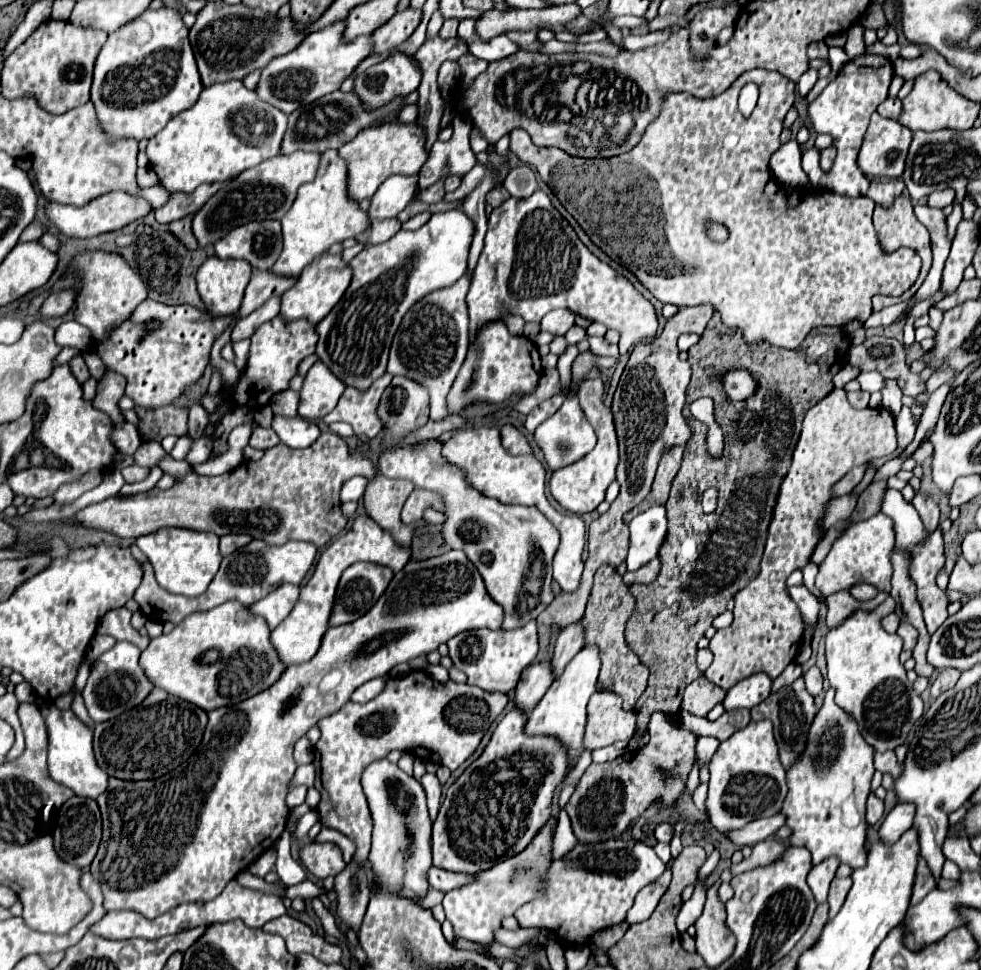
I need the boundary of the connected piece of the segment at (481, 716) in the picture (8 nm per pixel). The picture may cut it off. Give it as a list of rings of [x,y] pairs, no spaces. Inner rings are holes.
[[[412,670],[404,678],[390,678],[386,688],[370,702],[348,702],[338,712],[318,722],[322,736],[314,746],[314,766],[316,788],[320,790],[322,800],[314,810],[324,826],[340,830],[356,844],[354,858],[334,878],[334,890],[338,894],[336,916],[348,928],[358,930],[362,926],[370,898],[366,862],[371,849],[373,821],[362,786],[358,786],[364,768],[374,760],[386,758],[390,750],[408,750],[430,762],[438,762],[440,758],[442,766],[456,770],[476,750],[506,704],[508,696],[502,692],[486,692],[478,686],[458,684],[454,680],[440,684],[424,670]]]

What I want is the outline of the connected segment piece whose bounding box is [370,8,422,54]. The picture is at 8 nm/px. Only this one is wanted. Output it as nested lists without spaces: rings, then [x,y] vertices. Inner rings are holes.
[[[406,8],[404,12],[394,14],[386,24],[382,24],[378,30],[374,30],[370,34],[374,46],[372,46],[372,54],[384,54],[390,52],[392,48],[400,46],[402,42],[406,42],[412,32],[416,30],[416,26],[422,20],[422,12],[414,10],[414,8]]]

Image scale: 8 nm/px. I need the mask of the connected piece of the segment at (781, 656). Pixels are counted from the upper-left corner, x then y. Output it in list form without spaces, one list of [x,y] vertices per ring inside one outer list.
[[[834,388],[826,398],[822,398],[816,406],[812,406],[806,412],[804,422],[802,422],[802,432],[800,432],[798,444],[794,448],[794,456],[792,456],[788,474],[784,476],[778,498],[776,498],[776,506],[774,506],[770,528],[768,528],[768,540],[766,540],[766,548],[764,548],[762,562],[760,562],[760,572],[746,588],[742,588],[734,596],[736,606],[734,606],[732,626],[718,630],[714,634],[714,638],[710,640],[709,649],[714,654],[714,662],[706,670],[706,678],[710,682],[728,690],[736,682],[740,682],[740,680],[744,680],[756,672],[766,672],[772,678],[778,678],[778,674],[794,660],[798,646],[800,646],[804,626],[800,620],[800,610],[792,602],[792,598],[786,590],[786,578],[790,576],[790,572],[794,572],[796,568],[802,568],[810,560],[810,554],[812,554],[812,550],[820,538],[818,528],[820,528],[820,520],[824,516],[824,504],[832,498],[830,488],[844,474],[848,474],[854,466],[862,466],[868,460],[872,460],[874,456],[890,456],[894,450],[896,450],[894,418],[882,406],[867,407],[861,410],[852,408],[850,402],[846,400],[846,392]]]

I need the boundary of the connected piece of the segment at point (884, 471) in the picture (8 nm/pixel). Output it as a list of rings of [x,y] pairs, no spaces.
[[[892,458],[892,460],[888,460],[888,462],[876,472],[874,482],[876,482],[876,480],[886,480],[886,478],[896,476],[896,472],[900,470],[900,464],[902,464],[902,462],[904,462],[904,458]]]

